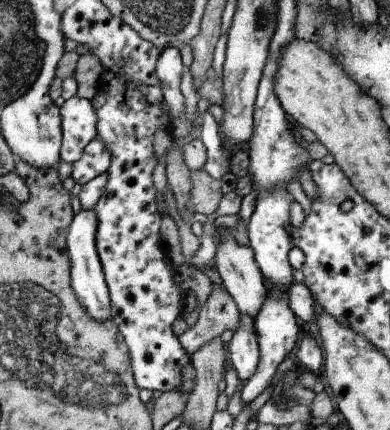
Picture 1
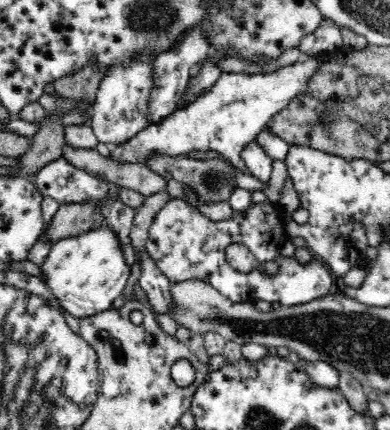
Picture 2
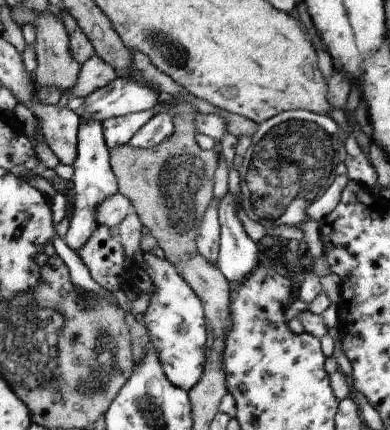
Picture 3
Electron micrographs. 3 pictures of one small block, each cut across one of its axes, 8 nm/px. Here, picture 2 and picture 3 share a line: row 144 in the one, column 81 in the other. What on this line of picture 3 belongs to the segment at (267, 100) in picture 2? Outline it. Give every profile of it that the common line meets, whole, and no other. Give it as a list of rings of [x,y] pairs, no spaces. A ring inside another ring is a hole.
[[[85,120],[81,124],[81,132],[79,132],[79,156],[73,164],[75,176],[73,176],[73,190],[75,190],[75,200],[73,200],[73,218],[69,222],[67,234],[65,234],[65,244],[69,250],[73,250],[75,254],[81,254],[83,248],[87,248],[89,238],[95,234],[95,230],[101,228],[99,220],[97,220],[97,208],[111,196],[121,194],[119,190],[119,182],[117,176],[113,172],[113,164],[111,164],[111,148],[107,146],[105,140],[105,130],[103,130],[103,122],[99,120]]]

